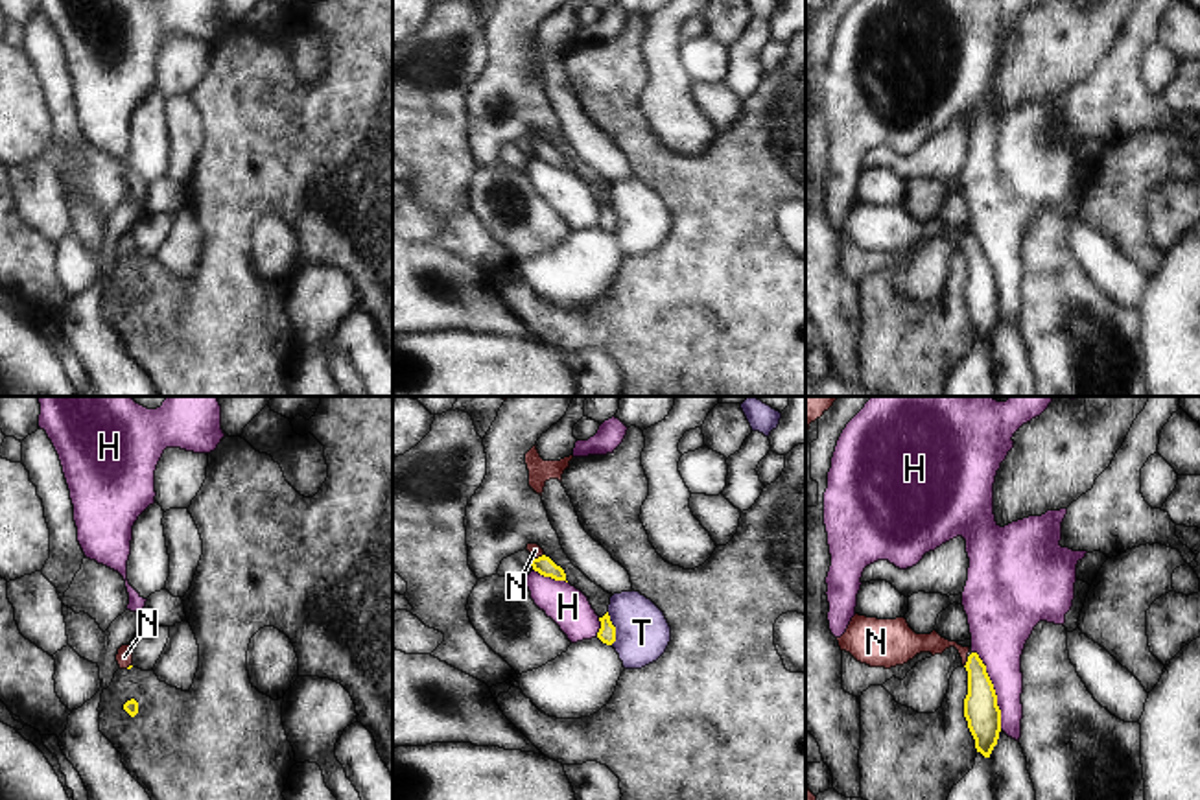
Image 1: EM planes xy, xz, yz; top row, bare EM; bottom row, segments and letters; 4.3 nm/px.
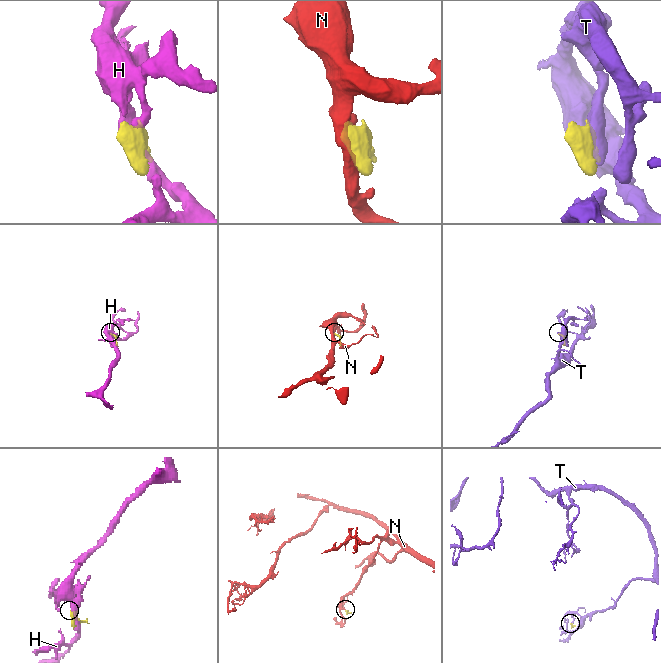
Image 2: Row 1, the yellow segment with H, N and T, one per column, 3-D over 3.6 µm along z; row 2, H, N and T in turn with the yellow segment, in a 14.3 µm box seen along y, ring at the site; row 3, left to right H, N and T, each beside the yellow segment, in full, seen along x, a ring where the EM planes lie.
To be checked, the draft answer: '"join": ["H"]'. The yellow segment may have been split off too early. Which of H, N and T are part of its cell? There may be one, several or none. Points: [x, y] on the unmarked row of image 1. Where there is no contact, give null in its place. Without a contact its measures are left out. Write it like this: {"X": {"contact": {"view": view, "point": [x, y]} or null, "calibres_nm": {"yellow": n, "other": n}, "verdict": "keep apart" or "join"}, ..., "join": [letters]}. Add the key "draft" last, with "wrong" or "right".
{"H": {"contact": {"view": "yz", "point": [994, 277]}, "calibres_nm": {"yellow": 150, "other": 240}, "verdict": "keep apart"}, "N": {"contact": {"view": "yz", "point": [966, 249]}, "calibres_nm": {"yellow": 150, "other": 100}, "verdict": "join"}, "T": {"contact": {"view": "xz", "point": [614, 216]}, "calibres_nm": {"yellow": 80, "other": 240}, "verdict": "keep apart"}, "join": ["N"], "draft": "wrong"}

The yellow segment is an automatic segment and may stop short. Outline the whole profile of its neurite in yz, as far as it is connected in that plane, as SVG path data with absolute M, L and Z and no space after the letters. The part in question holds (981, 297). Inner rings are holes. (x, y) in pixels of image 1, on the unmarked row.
M859 201L852 205L846 219L837 229L841 238L850 240L857 249L885 256L903 253L920 240L935 243L955 234L968 258L964 304L975 326L977 339L990 345L1001 319L1001 297L986 253L977 240L942 225L936 218L916 221L905 205L877 206Z

